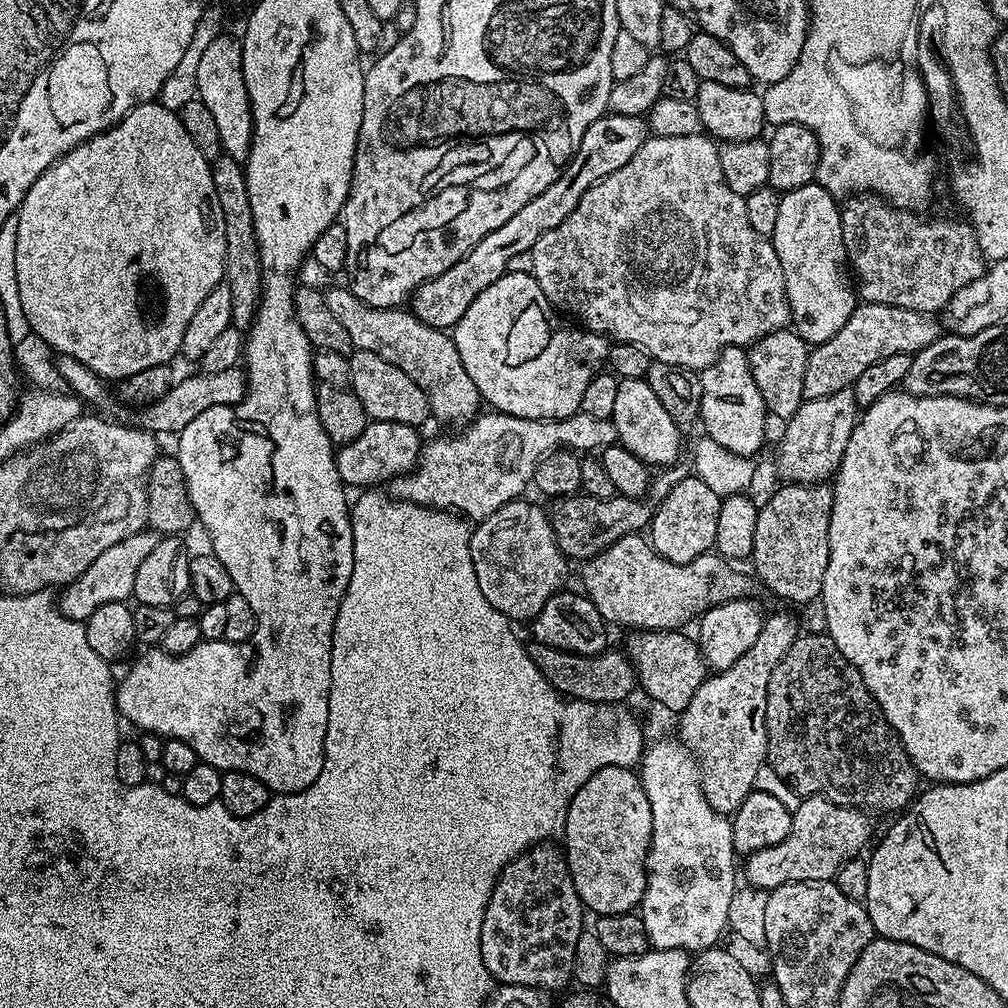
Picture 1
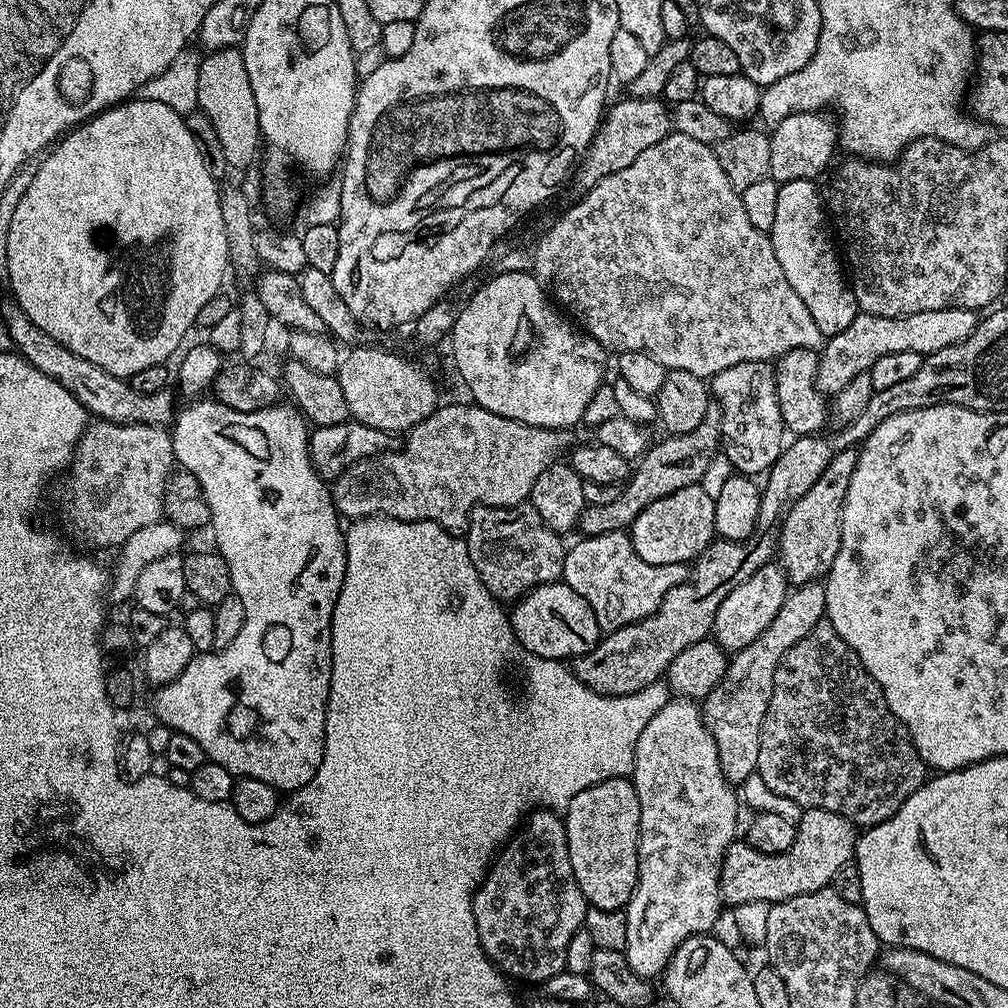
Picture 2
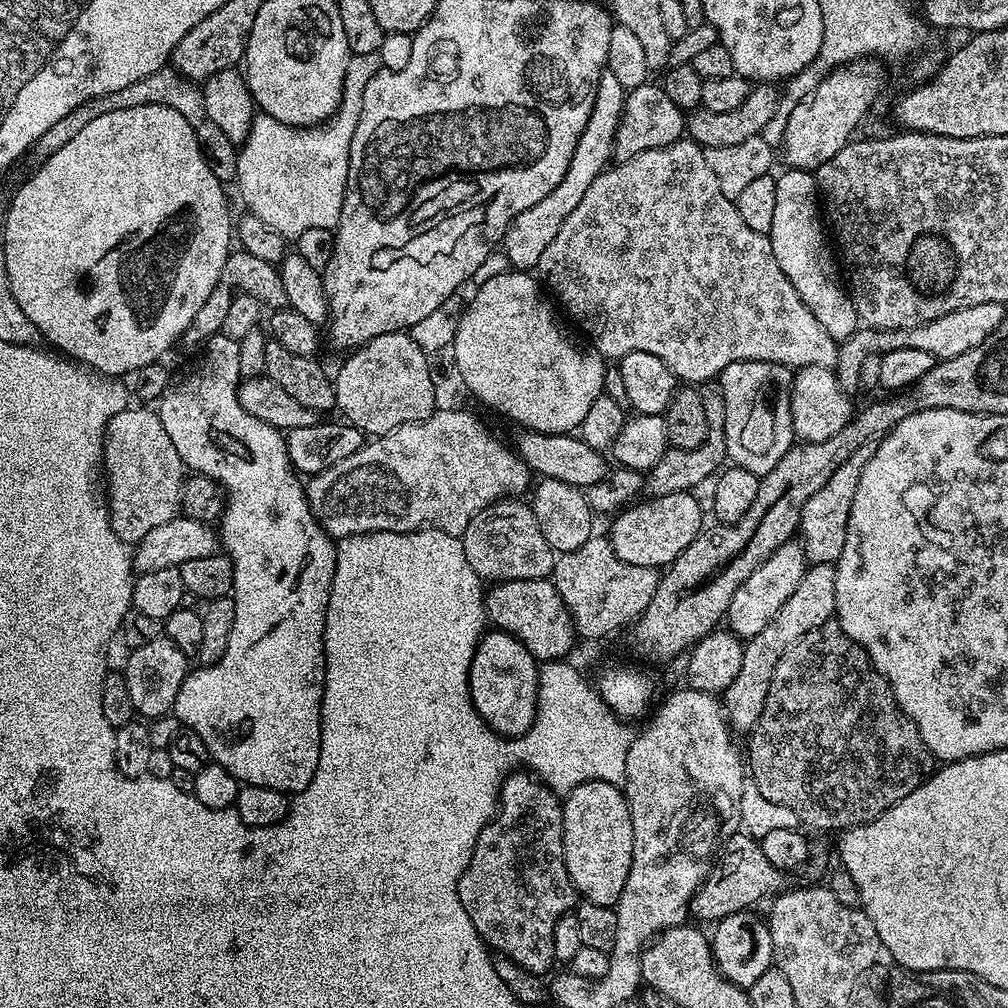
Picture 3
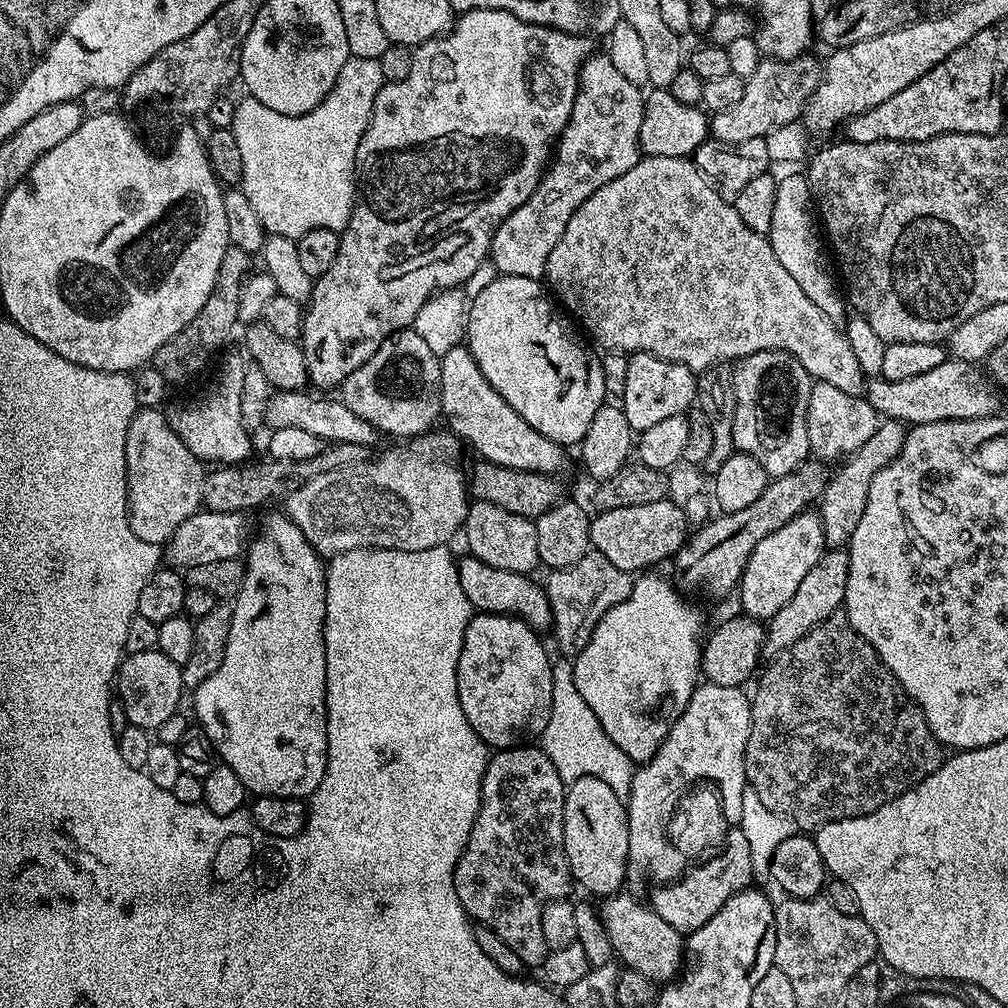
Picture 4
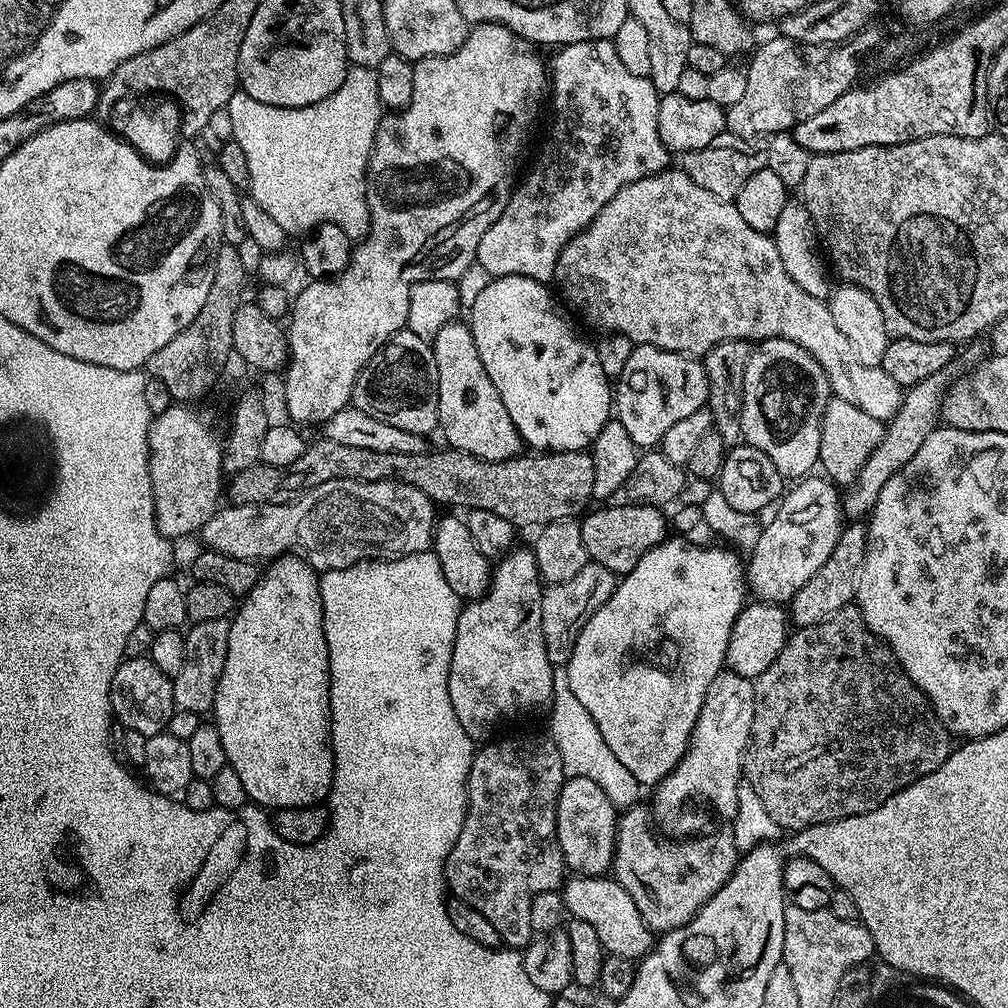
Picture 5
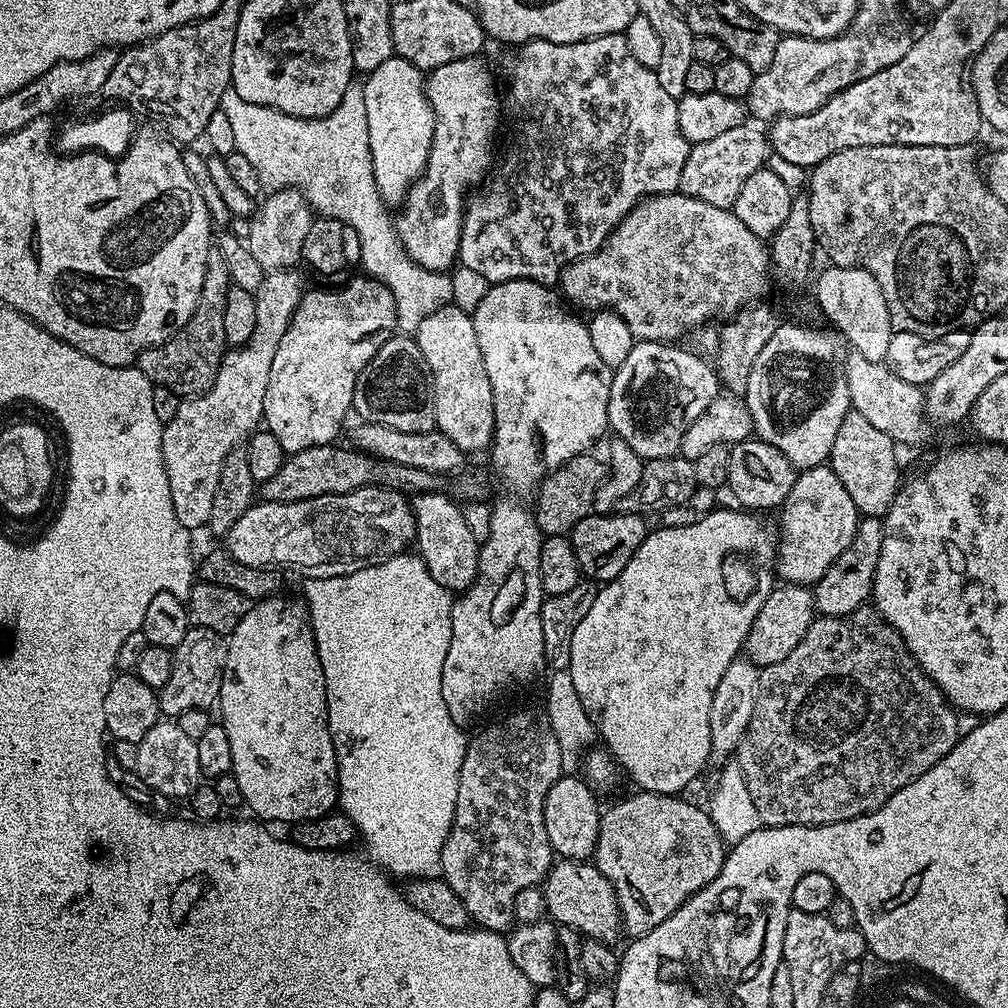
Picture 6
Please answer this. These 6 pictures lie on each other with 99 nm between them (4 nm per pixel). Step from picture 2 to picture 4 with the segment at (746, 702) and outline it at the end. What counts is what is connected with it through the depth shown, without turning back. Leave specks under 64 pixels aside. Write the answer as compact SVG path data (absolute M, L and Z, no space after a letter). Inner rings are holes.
M844 548L826 550L821 554L818 562L814 562L814 567L806 573L806 578L802 578L797 592L790 597L790 602L786 602L786 606L782 606L778 614L767 620L764 630L764 656L775 658L782 654L787 648L794 646L798 638L810 634L814 626L826 622L830 614L841 611L846 598L846 578L849 572L850 562Z

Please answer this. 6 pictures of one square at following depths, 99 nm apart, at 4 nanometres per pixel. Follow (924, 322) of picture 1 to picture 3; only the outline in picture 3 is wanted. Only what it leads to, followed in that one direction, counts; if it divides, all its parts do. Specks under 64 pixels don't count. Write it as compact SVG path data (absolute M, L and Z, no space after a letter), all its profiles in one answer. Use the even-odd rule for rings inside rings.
M986 302L982 306L966 306L962 310L954 310L942 318L934 318L925 324L919 324L913 328L902 330L878 330L861 326L857 328L852 337L839 345L836 354L835 374L836 380L844 388L845 392L852 394L856 390L852 386L860 388L860 375L862 374L862 362L871 356L880 356L890 350L902 350L913 348L914 350L926 350L926 354L935 356L937 361L958 358L958 354L966 354L966 350L974 350L994 329L1006 318L1006 308L1003 304Z

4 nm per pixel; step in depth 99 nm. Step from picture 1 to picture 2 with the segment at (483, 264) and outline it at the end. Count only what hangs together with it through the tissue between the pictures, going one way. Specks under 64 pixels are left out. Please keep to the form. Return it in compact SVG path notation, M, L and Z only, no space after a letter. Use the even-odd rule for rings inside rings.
M632 96L628 100L620 100L616 105L605 111L599 128L596 129L596 137L588 145L574 172L576 184L581 193L588 192L602 178L610 174L618 174L618 170L626 170L642 150L650 150L662 138L666 138L673 131L672 113L669 105L663 99L638 98Z

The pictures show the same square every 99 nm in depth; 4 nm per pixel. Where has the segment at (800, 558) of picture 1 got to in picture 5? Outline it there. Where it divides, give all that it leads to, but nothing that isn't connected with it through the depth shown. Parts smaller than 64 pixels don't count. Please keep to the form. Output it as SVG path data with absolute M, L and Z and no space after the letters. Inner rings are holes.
M951 367L938 370L938 374L930 374L930 378L922 378L922 382L913 384L903 393L900 409L896 411L891 420L885 423L882 442L878 442L878 446L874 446L874 454L870 454L870 458L866 458L866 466L862 466L862 470L858 470L858 478L852 484L847 485L846 491L843 493L844 515L849 521L863 521L871 513L873 506L878 502L878 494L882 494L882 486L886 486L886 482L890 482L890 478L894 478L894 474L898 474L898 470L902 470L902 466L906 462L910 462L910 458L914 458L914 454L918 454L922 442L926 442L926 434L930 434L941 423L944 396L954 383L952 371Z

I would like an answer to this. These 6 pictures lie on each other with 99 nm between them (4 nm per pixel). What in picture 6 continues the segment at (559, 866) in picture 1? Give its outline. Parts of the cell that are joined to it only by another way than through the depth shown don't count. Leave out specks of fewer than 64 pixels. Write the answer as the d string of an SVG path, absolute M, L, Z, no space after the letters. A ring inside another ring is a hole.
M524 708L521 712L512 712L501 724L492 724L469 739L458 778L456 817L442 846L440 872L481 929L507 933L516 920L514 902L518 894L537 887L552 869L554 853L546 838L544 803L550 786L560 780L563 772L562 750L543 711L531 712Z

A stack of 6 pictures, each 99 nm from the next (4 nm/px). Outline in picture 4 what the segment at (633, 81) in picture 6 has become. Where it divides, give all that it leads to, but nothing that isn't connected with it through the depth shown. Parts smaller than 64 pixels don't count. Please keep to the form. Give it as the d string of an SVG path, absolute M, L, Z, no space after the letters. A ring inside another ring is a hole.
M593 54L584 61L580 68L580 81L574 98L574 110L570 110L570 118L566 122L564 131L556 141L554 155L550 163L544 169L538 186L518 210L514 210L498 226L498 230L492 239L490 262L496 268L497 273L505 276L517 276L518 278L530 278L540 280L544 276L544 267L550 258L550 250L558 246L558 238L562 238L562 230L566 230L566 222L574 218L574 210L594 194L606 182L614 182L618 174L626 174L630 166L634 166L641 160L640 131L642 130L642 118L644 117L645 93L641 85L629 82L622 73L610 62L607 54Z

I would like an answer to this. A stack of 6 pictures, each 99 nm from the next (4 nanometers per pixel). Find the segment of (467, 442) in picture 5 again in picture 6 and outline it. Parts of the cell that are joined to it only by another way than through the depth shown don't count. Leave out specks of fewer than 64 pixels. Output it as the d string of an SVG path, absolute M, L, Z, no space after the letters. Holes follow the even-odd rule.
M447 304L422 322L414 334L418 350L422 350L422 358L426 358L428 369L432 375L434 390L434 414L436 428L454 446L458 446L465 454L491 449L494 438L494 394L490 390L490 378L486 378L486 362L482 350L478 347L478 334L474 334L474 322L469 313L463 312L457 304Z

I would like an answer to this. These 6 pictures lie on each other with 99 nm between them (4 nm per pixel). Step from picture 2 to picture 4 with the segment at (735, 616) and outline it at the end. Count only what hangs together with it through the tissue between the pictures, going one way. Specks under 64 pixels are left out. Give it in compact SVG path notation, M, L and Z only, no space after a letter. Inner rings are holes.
M815 511L799 512L786 526L774 530L774 534L766 534L758 546L750 554L746 562L746 570L742 574L738 585L740 596L739 611L753 620L767 622L798 590L802 578L814 567L814 562L826 551L824 531L819 515Z

